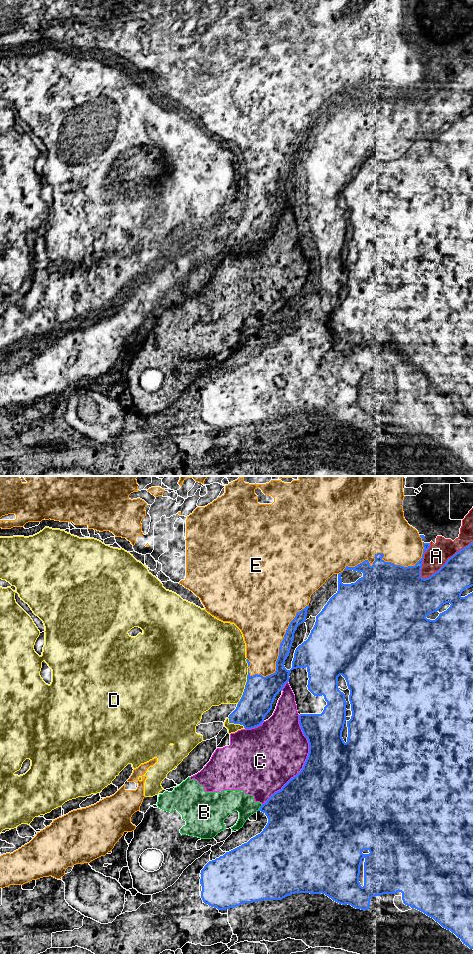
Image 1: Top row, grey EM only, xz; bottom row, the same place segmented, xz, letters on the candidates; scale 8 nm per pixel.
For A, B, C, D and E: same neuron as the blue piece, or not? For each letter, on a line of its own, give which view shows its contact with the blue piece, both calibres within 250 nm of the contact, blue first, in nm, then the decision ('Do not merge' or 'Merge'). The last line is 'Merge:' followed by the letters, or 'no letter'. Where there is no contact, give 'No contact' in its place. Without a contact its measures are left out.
A: Touches blue in xz. Thickness 320 nm (blue) against 180 nm. Do not merge
B: Touches blue in xz. Thickness 380 nm (blue) against 180 nm. Do not merge
C: Touches blue in xz. Thickness 500 nm (blue) against 480 nm. Do not merge
D: Touches blue in xz. Thickness 260 nm (blue) against 480 nm. Do not merge
E: Touches blue in xz. Thickness 460 nm (blue) against 380 nm. Do not merge
Merge: no letter

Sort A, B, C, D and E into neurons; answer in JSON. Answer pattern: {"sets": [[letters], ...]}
{"sets": [["A"], ["B", "C"], ["D"], ["E"]]}

